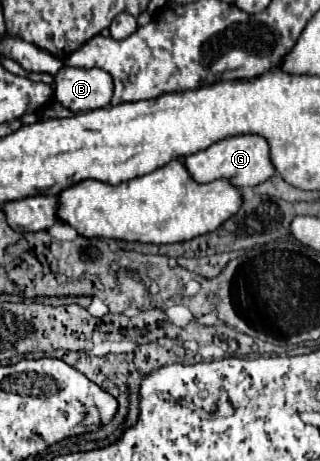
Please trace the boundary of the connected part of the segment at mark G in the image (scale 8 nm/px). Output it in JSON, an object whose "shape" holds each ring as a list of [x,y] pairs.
{"shape":[[[236,135],[236,137],[222,139],[204,151],[188,155],[184,159],[184,165],[186,165],[188,173],[192,175],[192,179],[198,183],[210,183],[214,179],[224,177],[234,187],[254,187],[254,185],[260,185],[274,175],[274,167],[270,163],[268,143],[256,135]]]}

